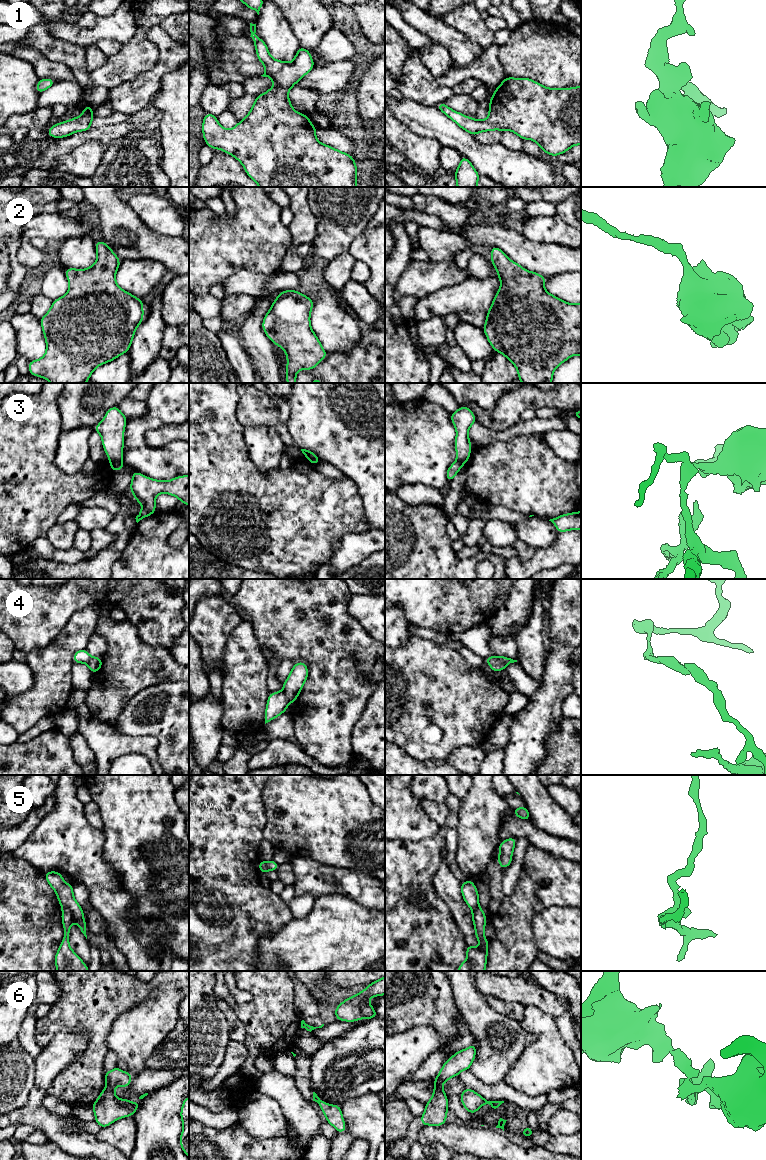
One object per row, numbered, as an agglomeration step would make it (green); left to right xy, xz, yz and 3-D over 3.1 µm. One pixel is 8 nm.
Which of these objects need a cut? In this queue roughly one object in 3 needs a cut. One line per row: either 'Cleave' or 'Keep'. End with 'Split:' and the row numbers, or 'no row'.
1: Keep
2: Keep
3: Cleave
4: Cleave
5: Cleave
6: Cleave
Split: 3, 4, 5, 6

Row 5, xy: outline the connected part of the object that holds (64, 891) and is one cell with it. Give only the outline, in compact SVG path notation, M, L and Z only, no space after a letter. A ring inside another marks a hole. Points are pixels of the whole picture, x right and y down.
M48 871L44 873L44 876L48 884L56 892L60 906L62 908L68 907L73 912L74 918L78 924L79 929L87 939L87 924L84 920L84 912L73 895L74 884L65 883L63 880L63 876L60 872Z

